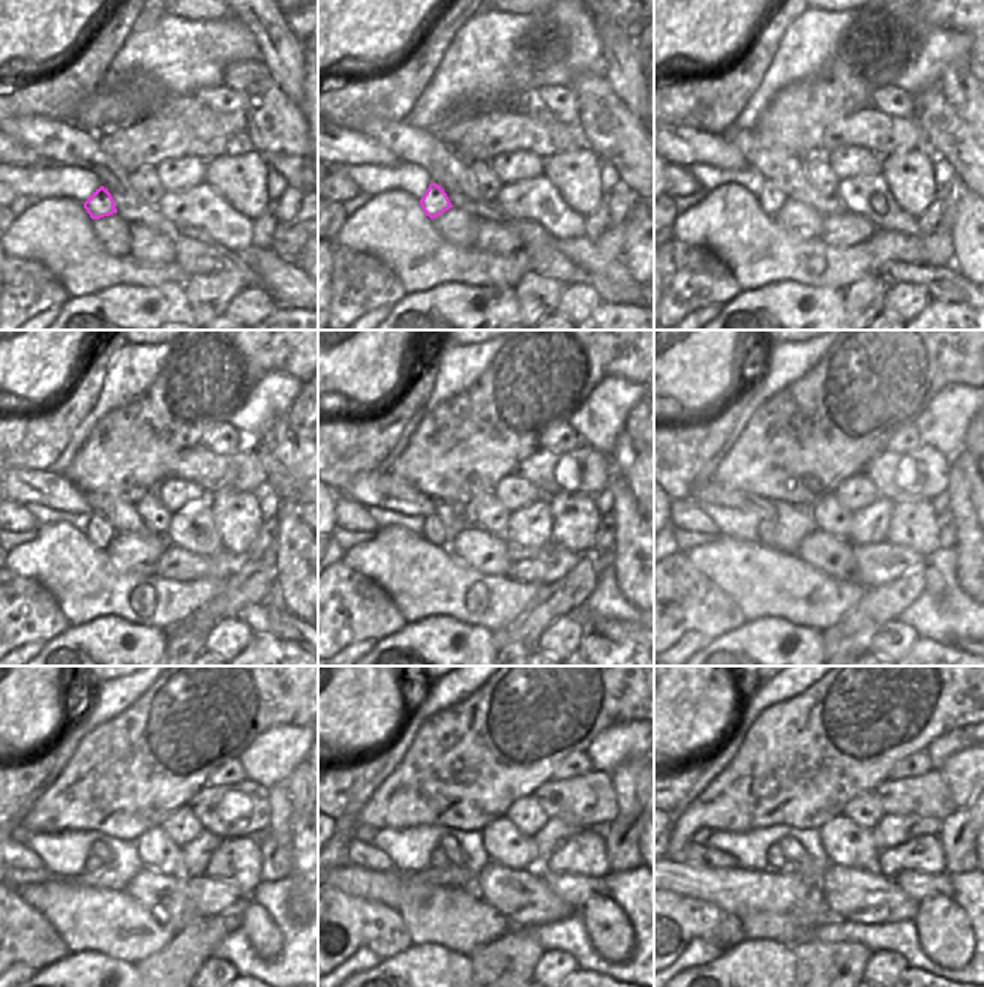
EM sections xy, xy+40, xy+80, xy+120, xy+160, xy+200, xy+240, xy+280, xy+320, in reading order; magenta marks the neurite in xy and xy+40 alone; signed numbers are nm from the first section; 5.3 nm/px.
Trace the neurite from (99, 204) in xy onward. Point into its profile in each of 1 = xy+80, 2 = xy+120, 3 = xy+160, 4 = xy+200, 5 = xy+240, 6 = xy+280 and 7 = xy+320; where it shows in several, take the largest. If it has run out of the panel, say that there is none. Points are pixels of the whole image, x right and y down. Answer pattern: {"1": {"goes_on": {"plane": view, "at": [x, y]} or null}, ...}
{"1": {"goes_on": {"plane": "xy+80", "at": [771, 200]}}, "2": {"goes_on": {"plane": "xy+120", "at": [99, 533]}}, "3": {"goes_on": {"plane": "xy+160", "at": [434, 531]}}, "4": {"goes_on": {"plane": "xy+200", "at": [767, 528]}}, "5": {"goes_on": {"plane": "xy+240", "at": [93, 863]}}, "6": {"goes_on": {"plane": "xy+280", "at": [437, 857]}}, "7": {"goes_on": {"plane": "xy+320", "at": [774, 857]}}}

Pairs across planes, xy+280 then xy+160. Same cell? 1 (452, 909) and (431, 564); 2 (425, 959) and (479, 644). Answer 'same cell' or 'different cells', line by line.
1: same cell
2: same cell

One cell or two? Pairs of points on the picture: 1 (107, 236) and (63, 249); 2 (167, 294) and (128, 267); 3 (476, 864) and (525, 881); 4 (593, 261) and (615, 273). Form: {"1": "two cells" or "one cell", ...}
{"1": "two cells", "2": "two cells", "3": "two cells", "4": "one cell"}

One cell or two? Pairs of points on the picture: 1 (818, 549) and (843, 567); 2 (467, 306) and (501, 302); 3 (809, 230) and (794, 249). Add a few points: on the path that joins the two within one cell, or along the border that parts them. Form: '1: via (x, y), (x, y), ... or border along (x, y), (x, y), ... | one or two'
1: via (824, 555), (831, 564), (837, 564) | one
2: via (476, 312), (492, 311) | one
3: border along (773, 218), (791, 236), (818, 240) | two

